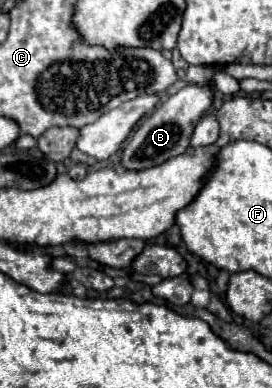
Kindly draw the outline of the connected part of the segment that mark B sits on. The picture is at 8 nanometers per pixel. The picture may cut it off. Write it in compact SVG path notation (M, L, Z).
M189 84L189 86L181 88L177 94L169 96L161 106L155 108L155 112L151 116L147 116L139 124L133 138L123 148L123 156L121 156L123 168L125 170L145 170L145 168L159 166L159 164L167 162L169 158L183 154L189 146L195 124L209 110L211 102L213 102L213 88L211 86Z

